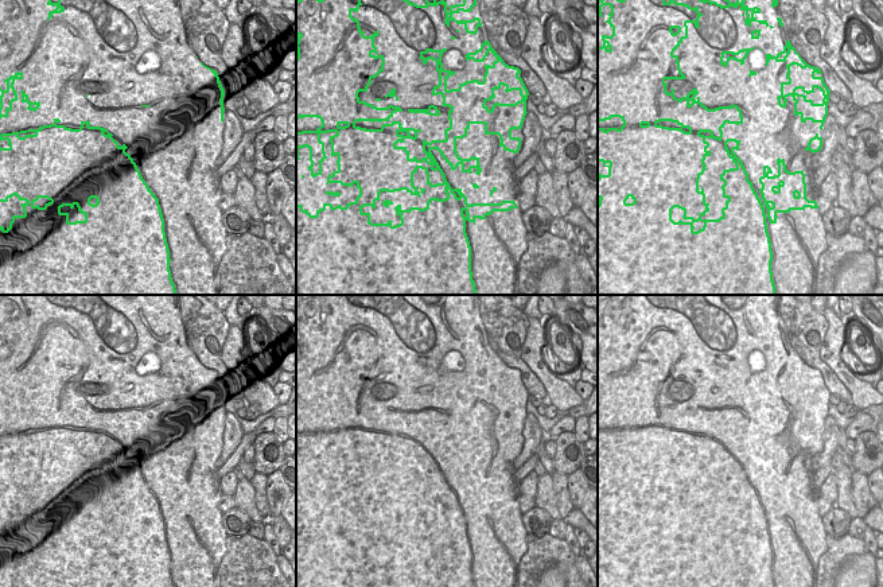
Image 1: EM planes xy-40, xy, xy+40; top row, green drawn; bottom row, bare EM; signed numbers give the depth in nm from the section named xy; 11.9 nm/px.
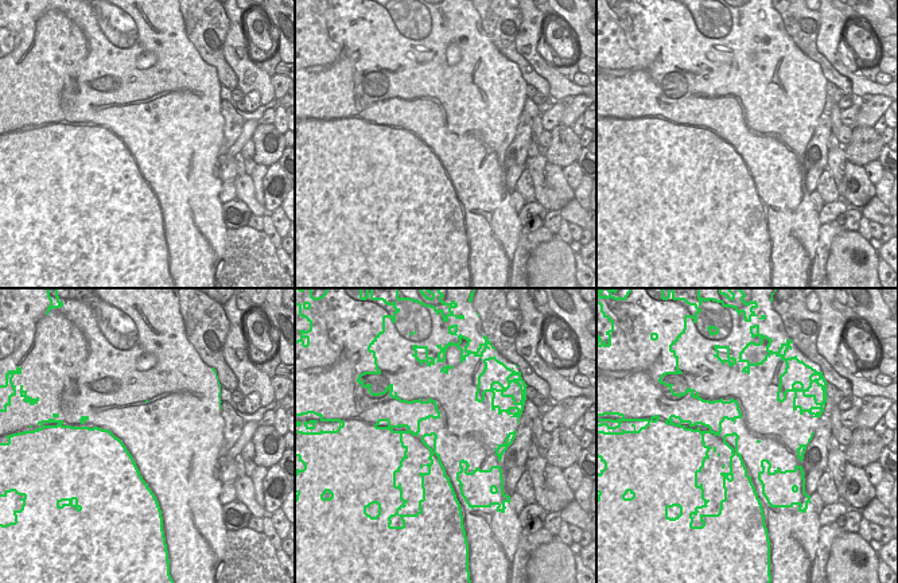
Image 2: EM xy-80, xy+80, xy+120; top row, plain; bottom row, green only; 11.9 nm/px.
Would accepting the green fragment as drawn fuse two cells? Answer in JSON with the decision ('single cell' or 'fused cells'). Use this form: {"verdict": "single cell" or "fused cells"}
{"verdict": "single cell"}

